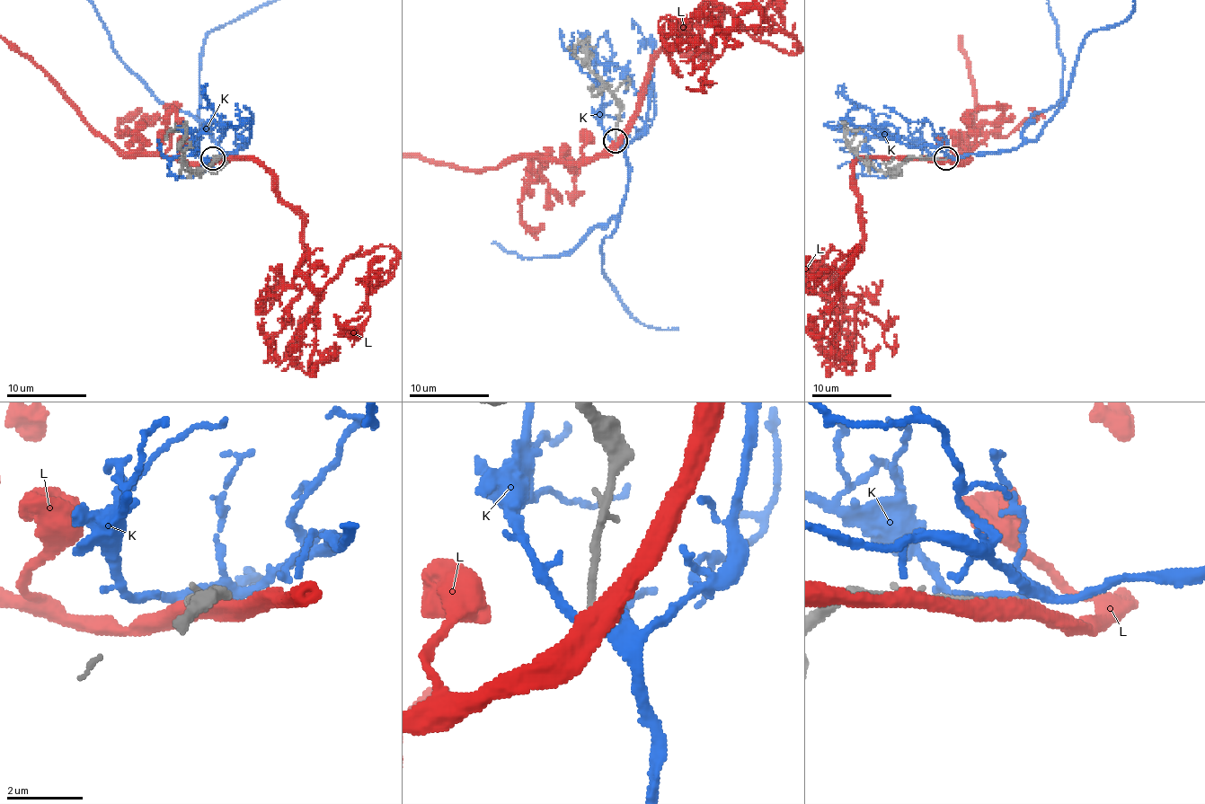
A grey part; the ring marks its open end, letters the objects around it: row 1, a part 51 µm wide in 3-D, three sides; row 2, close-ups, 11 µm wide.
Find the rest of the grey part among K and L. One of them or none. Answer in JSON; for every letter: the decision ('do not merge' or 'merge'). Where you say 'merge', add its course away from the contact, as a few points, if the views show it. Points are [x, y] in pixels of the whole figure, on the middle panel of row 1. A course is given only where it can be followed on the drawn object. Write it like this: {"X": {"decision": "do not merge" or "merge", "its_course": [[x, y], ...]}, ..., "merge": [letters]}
{"K": {"decision": "do not merge"}, "L": {"decision": "do not merge"}, "merge": []}

